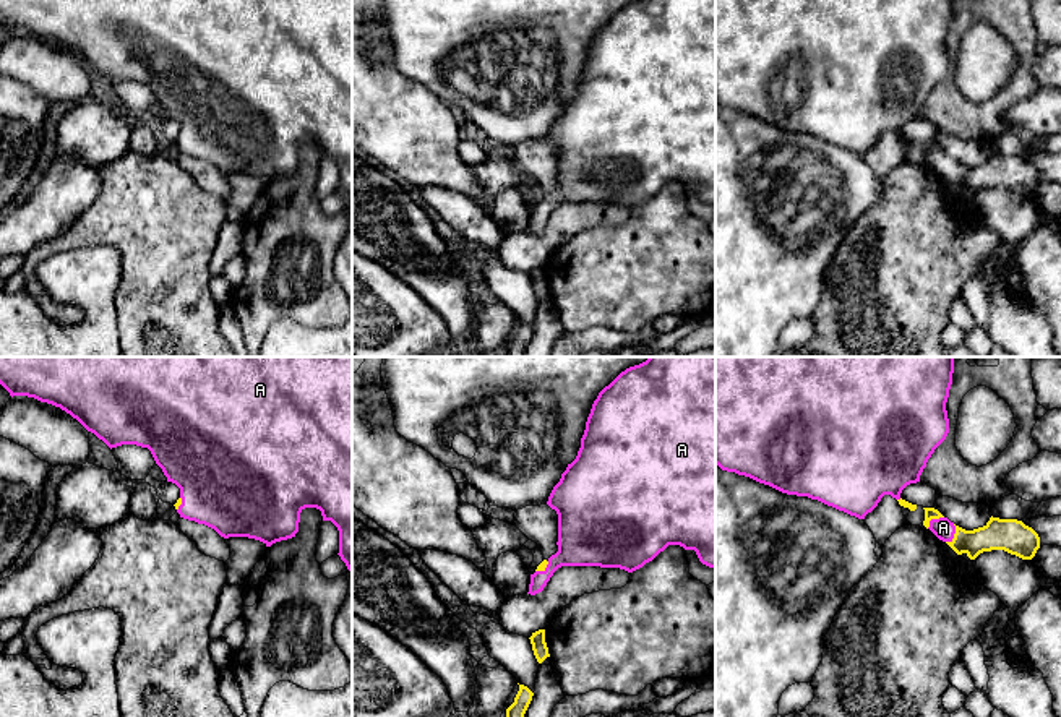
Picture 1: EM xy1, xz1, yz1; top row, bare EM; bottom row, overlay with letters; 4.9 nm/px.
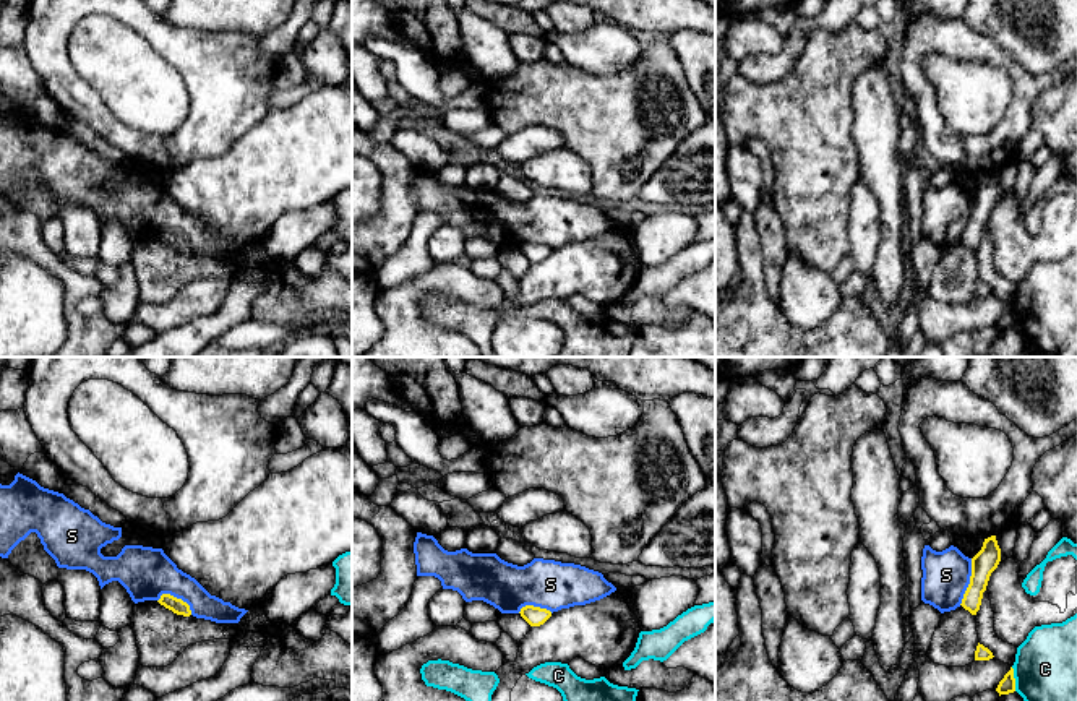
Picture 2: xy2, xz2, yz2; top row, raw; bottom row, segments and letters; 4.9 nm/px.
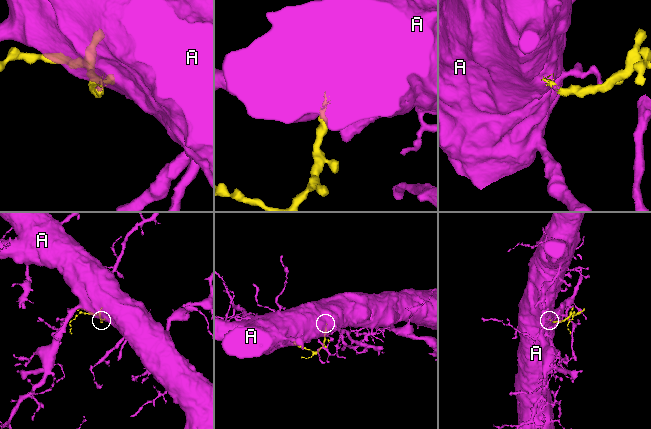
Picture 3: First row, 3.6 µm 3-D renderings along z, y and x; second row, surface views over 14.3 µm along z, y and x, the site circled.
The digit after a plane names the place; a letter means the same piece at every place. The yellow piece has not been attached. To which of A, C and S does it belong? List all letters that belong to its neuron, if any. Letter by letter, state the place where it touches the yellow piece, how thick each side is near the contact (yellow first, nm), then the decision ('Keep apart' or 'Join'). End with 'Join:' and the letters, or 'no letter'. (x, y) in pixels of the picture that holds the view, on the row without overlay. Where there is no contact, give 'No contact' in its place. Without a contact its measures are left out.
A: Touches yellow at yz1 (954, 171). Thickness 160 nm (yellow) against 100 nm. Join
C: Touches yellow at yz2 (1014, 315). Thickness 80 nm (yellow) against 320 nm. Keep apart
S: Touches yellow at yz2 (970, 218). Thickness 120 nm (yellow) against 240 nm. Keep apart
Join: A

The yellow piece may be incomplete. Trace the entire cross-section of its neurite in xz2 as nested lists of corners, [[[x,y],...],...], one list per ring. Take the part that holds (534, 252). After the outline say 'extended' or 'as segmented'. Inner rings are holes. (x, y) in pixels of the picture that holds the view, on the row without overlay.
[[[534,242],[522,243],[519,250],[530,263],[540,263],[551,253],[550,247]]] | as segmented

